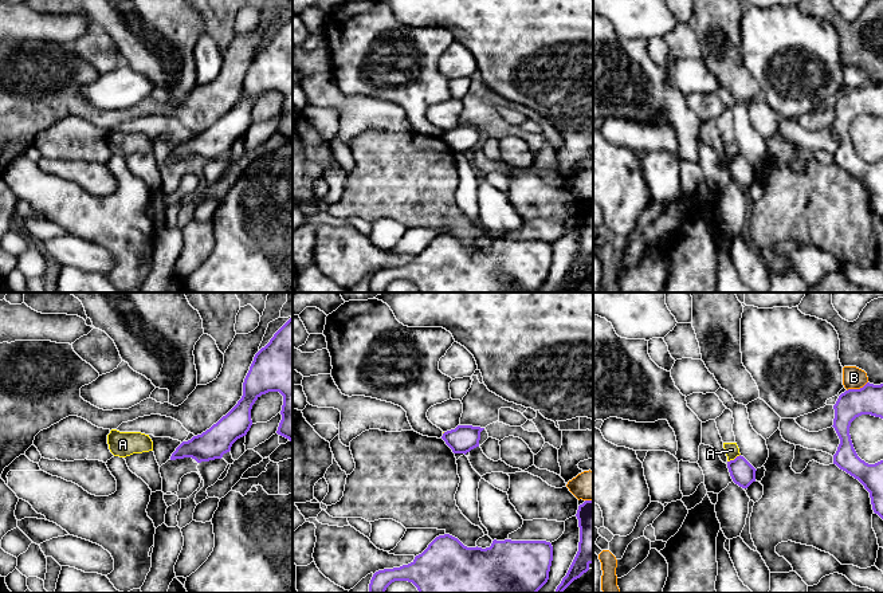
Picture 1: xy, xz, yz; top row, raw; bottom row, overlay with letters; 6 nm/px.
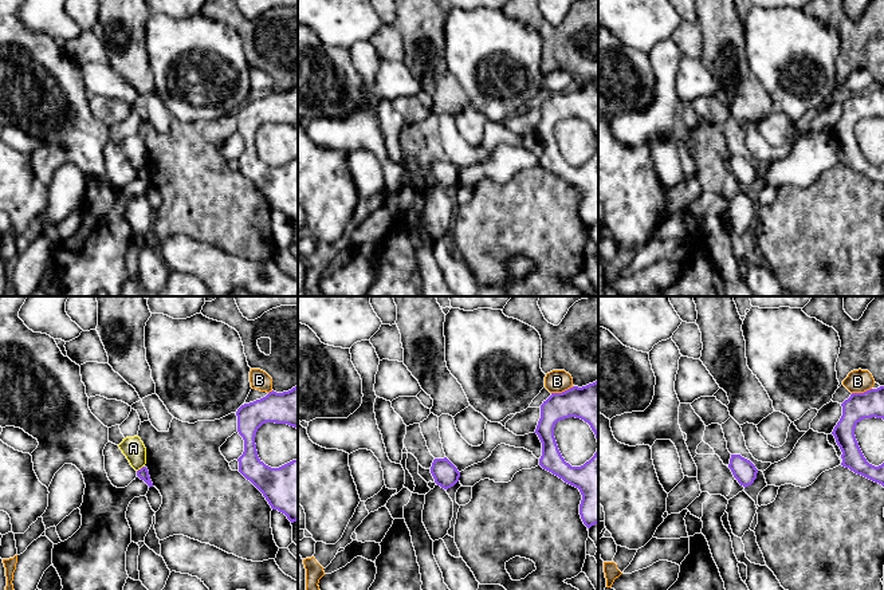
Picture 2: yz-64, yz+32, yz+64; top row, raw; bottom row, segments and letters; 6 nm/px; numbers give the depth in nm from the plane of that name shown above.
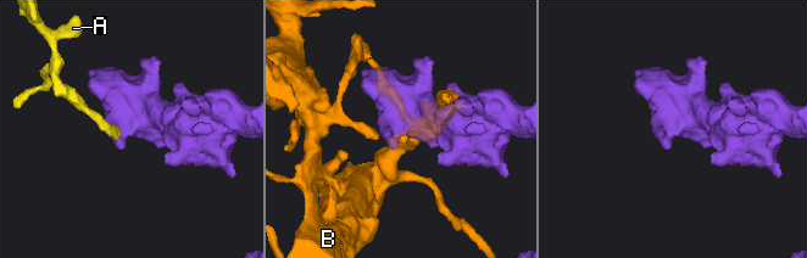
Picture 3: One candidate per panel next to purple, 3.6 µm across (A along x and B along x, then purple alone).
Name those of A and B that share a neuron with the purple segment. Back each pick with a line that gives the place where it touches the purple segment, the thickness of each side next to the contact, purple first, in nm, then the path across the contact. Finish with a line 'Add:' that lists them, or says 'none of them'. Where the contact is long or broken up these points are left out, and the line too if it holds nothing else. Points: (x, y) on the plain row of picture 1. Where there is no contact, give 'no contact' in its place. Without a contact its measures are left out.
Add: none of them

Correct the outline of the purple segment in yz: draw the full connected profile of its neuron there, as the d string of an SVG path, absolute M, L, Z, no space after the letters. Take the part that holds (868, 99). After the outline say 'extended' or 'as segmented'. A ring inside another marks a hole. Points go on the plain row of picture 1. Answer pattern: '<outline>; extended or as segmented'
M867 82L860 89L848 89L841 93L833 105L833 127L840 138L833 164L858 178L870 192L872 209L883 219L883 160L868 164L862 160L852 144L851 122L862 115L871 114L883 118L883 83Z; as segmented

